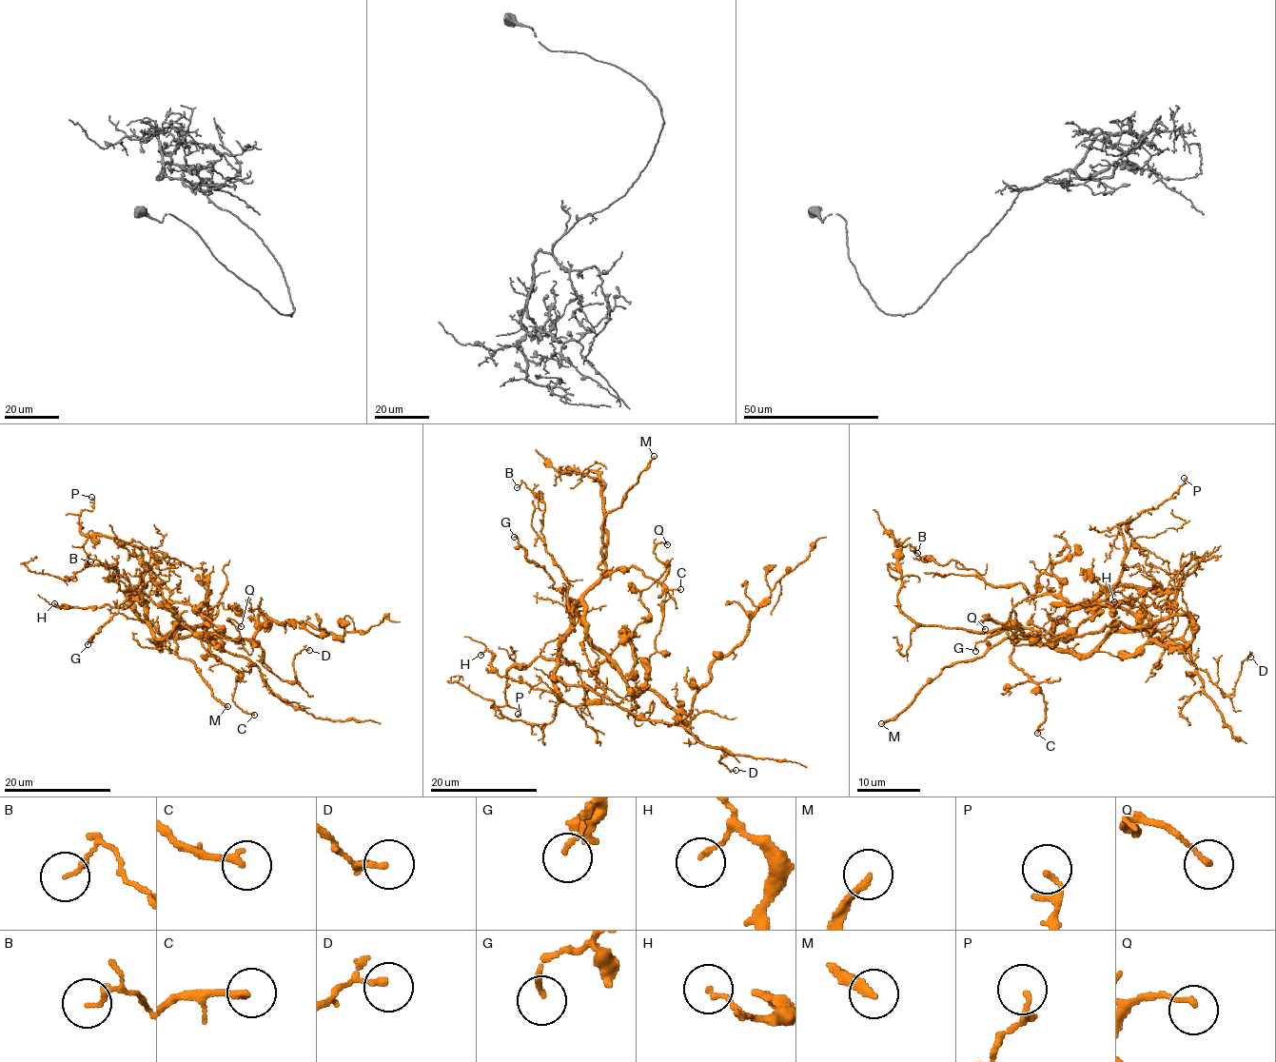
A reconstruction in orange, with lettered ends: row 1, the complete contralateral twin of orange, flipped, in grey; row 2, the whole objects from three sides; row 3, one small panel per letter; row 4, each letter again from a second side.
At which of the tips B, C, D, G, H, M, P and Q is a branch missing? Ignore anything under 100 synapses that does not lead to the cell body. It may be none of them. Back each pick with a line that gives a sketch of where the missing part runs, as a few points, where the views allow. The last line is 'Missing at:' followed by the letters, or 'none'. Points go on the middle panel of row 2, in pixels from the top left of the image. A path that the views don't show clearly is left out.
Missing at: M

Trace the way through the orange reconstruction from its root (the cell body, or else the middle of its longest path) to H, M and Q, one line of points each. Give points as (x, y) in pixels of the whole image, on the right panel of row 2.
H: (1058, 649), (1050, 641), (1053, 629), (1105, 592), (1133, 586), (1168, 596), (1158, 608), (1109, 606), (1114, 601)
M: (1058, 649), (1032, 644), (1028, 639), (1004, 638), (979, 657), (946, 666), (900, 712), (881, 723)
Q: (1058, 649), (1090, 654), (1112, 632), (1143, 627), (1102, 600), (1073, 630), (1030, 644), (998, 622), (985, 629)

